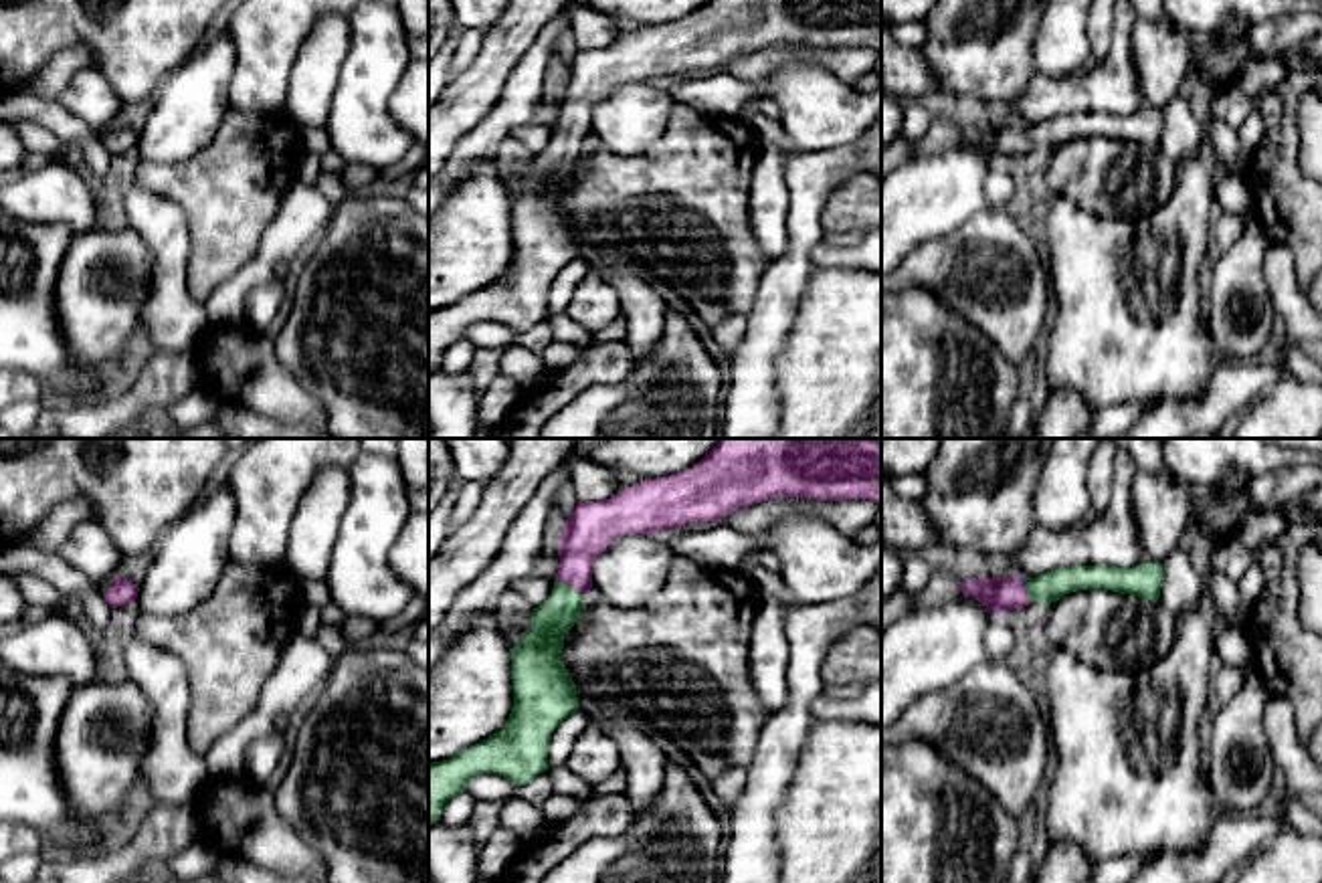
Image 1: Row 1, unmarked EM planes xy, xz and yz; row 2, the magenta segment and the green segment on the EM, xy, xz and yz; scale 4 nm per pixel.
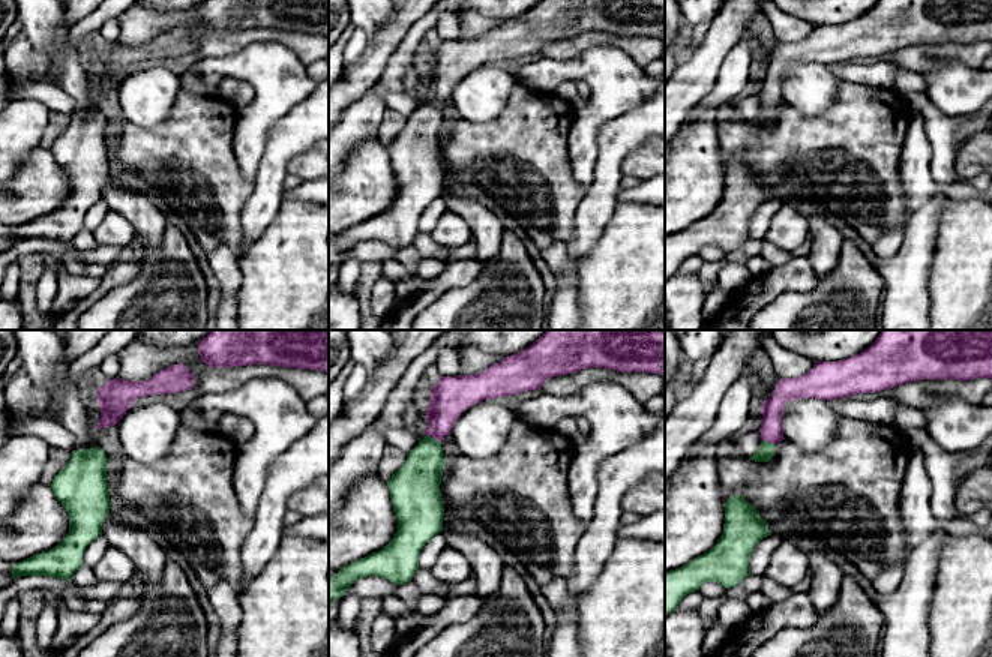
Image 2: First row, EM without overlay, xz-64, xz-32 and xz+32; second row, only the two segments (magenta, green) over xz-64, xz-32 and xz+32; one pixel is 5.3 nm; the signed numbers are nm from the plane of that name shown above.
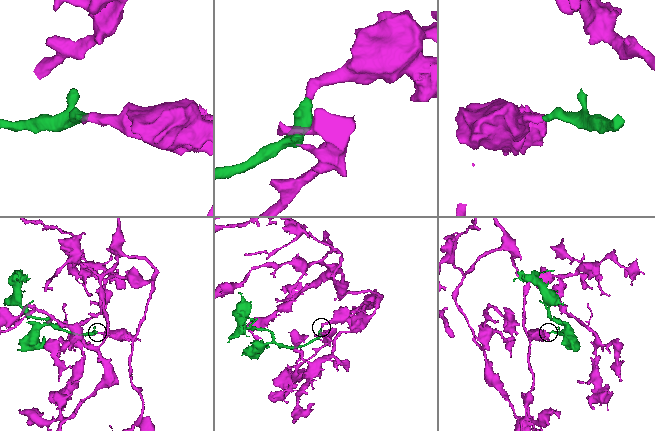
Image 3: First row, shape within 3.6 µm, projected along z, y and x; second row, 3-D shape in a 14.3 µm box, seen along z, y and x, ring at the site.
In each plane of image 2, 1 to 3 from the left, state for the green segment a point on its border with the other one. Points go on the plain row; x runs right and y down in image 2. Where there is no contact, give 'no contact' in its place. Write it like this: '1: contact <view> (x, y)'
1: no contact
2: contact xz-32 (432, 101)
3: contact xz+32 (769, 105)

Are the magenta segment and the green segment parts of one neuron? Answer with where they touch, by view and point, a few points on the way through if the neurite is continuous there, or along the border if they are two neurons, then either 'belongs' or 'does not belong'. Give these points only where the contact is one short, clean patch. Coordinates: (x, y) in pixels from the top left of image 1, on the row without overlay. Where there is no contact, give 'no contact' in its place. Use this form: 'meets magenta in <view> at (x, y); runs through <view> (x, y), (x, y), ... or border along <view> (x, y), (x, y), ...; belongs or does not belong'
meets magenta in xz at (571, 132); runs through xz (591, 73), (579, 91), (571, 132), (564, 154), (552, 166); belongs

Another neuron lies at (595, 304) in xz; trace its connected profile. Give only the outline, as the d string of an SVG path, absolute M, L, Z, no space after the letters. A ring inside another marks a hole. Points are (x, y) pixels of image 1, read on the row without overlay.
M590 271L576 287L566 315L584 331L604 329L623 315L619 293L604 277Z

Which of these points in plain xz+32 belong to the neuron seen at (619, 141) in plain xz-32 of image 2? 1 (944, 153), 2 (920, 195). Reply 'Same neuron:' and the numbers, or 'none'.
Same neuron: 1

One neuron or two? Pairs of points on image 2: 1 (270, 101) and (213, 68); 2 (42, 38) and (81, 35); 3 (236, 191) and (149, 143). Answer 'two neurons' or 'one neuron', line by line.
1: one neuron
2: two neurons
3: one neuron

